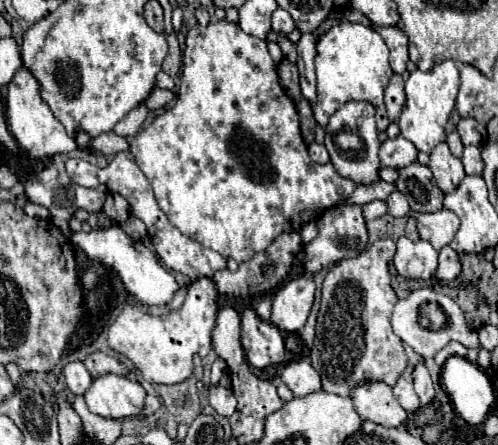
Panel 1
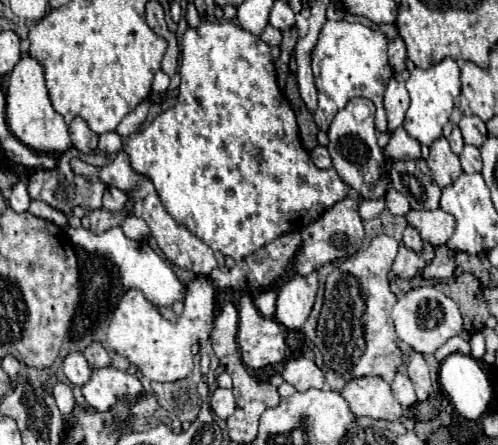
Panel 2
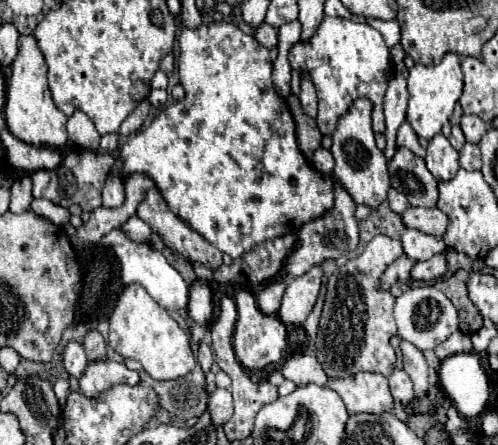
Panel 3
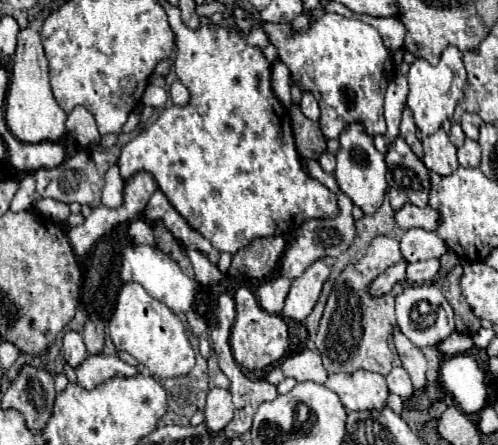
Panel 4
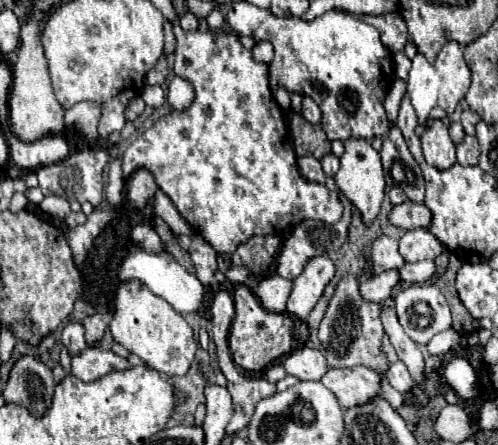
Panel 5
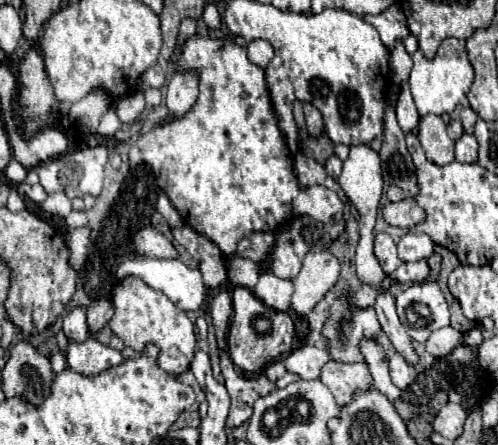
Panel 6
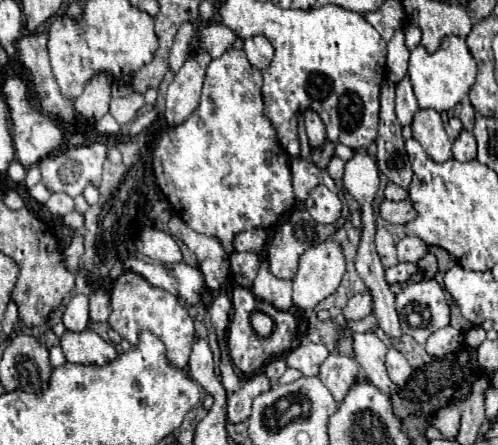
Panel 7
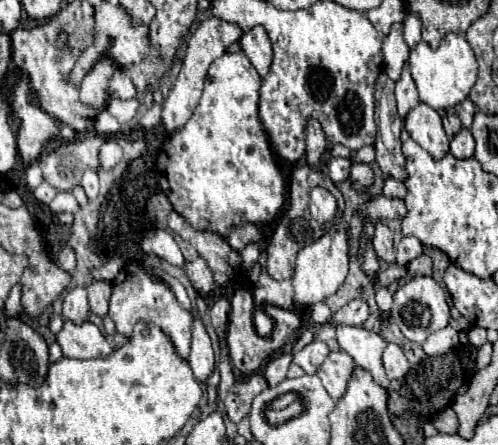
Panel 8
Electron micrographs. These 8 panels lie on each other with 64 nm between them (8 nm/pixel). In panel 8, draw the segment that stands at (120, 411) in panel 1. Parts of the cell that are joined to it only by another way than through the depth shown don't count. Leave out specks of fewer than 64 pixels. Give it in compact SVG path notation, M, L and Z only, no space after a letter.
M64 320L64 326L56 340L68 358L86 360L86 358L108 356L108 352L112 352L112 346L106 342L98 326L92 324L90 320L84 320L82 324Z

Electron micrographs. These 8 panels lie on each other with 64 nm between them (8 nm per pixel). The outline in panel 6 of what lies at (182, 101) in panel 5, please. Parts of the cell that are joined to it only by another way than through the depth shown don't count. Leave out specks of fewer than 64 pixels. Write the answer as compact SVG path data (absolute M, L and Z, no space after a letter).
M182 70L176 72L174 78L168 82L166 92L166 106L170 118L186 116L198 100L198 72L196 70Z

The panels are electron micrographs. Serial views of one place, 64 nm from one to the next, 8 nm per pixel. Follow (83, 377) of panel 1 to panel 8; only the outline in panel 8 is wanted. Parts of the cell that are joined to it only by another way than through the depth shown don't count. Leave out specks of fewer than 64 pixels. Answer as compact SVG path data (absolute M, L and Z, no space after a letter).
M76 286L68 290L64 298L64 318L68 320L86 320L88 318L88 298L86 298L86 288Z

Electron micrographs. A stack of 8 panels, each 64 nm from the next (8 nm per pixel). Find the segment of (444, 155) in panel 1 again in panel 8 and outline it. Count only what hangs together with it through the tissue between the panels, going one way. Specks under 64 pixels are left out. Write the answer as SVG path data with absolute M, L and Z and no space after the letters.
M420 102L412 108L404 118L404 128L408 130L410 138L414 138L434 160L442 158L448 152L448 136L442 128L440 114L428 104Z

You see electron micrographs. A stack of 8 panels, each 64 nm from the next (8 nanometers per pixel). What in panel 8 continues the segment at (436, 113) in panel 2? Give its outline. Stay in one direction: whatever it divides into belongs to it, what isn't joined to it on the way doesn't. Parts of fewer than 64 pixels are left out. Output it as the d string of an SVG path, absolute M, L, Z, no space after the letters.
M454 32L446 34L438 48L430 48L426 42L420 42L410 54L410 68L420 92L420 100L434 110L446 110L466 100L478 78L478 62L468 40L464 38L464 34Z

